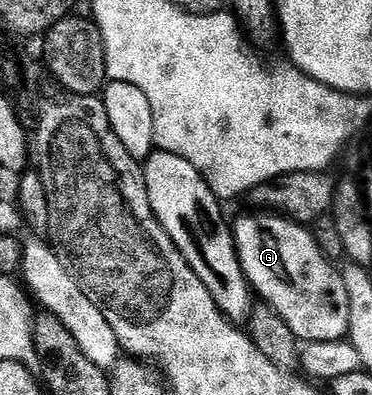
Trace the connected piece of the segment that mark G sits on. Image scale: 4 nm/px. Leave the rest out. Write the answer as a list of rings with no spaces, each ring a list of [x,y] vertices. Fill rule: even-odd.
[[[258,212],[262,214],[246,214],[243,218],[233,219],[232,229],[234,231],[234,247],[238,249],[238,259],[242,265],[244,276],[250,282],[250,289],[256,295],[259,294],[261,301],[269,306],[271,310],[275,310],[280,317],[288,324],[288,328],[292,328],[292,332],[303,343],[308,342],[341,342],[350,333],[350,321],[348,320],[348,288],[344,288],[344,280],[342,279],[339,267],[331,259],[323,254],[322,249],[318,247],[318,239],[305,225],[292,222],[289,218],[277,212]]]

